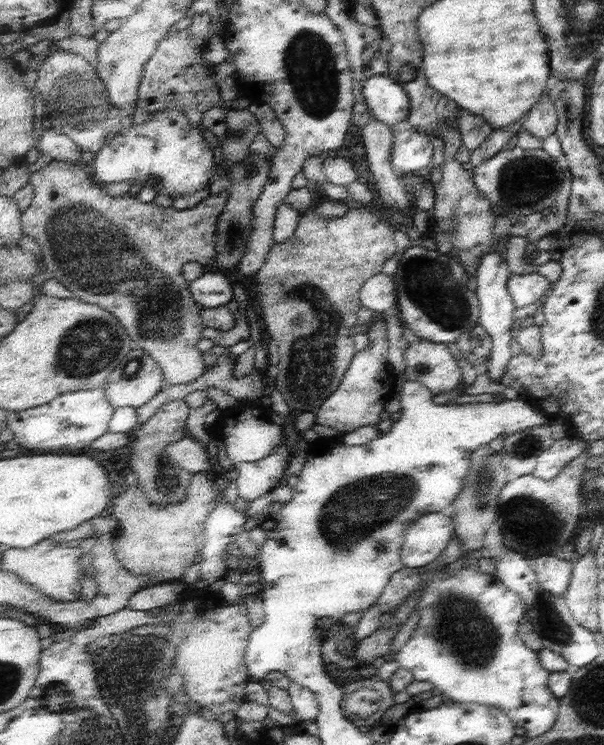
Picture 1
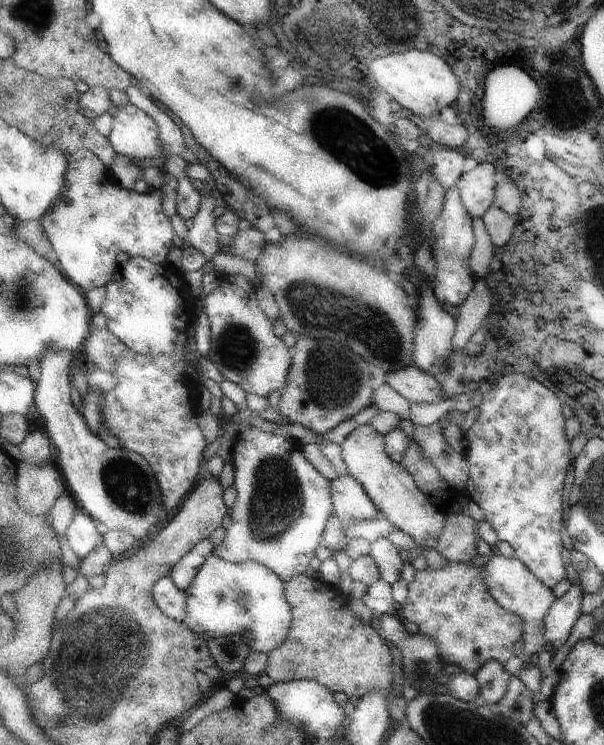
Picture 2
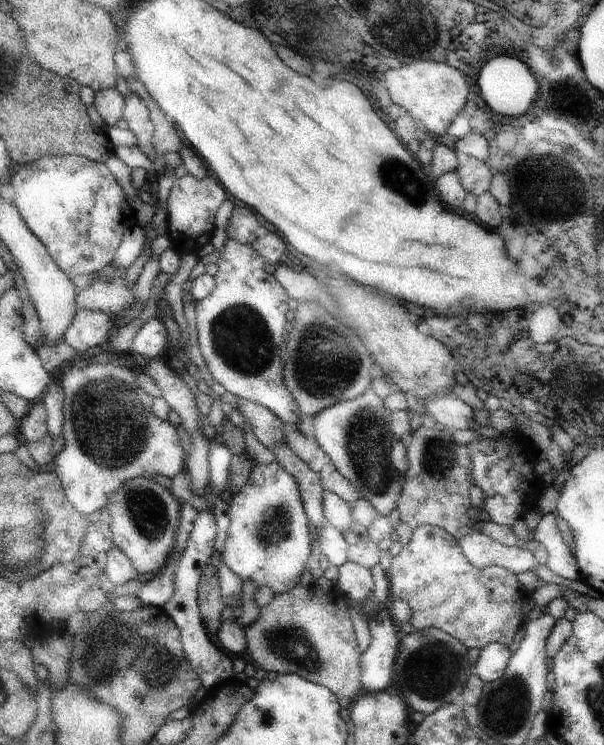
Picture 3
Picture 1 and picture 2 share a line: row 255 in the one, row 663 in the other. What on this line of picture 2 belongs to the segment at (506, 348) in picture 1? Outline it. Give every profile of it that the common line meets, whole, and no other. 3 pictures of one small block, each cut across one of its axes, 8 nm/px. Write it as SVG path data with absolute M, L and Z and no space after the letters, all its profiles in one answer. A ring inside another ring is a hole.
M491 660L483 664L479 672L475 672L475 678L479 681L484 704L490 705L503 700L511 684L512 674L499 660Z

